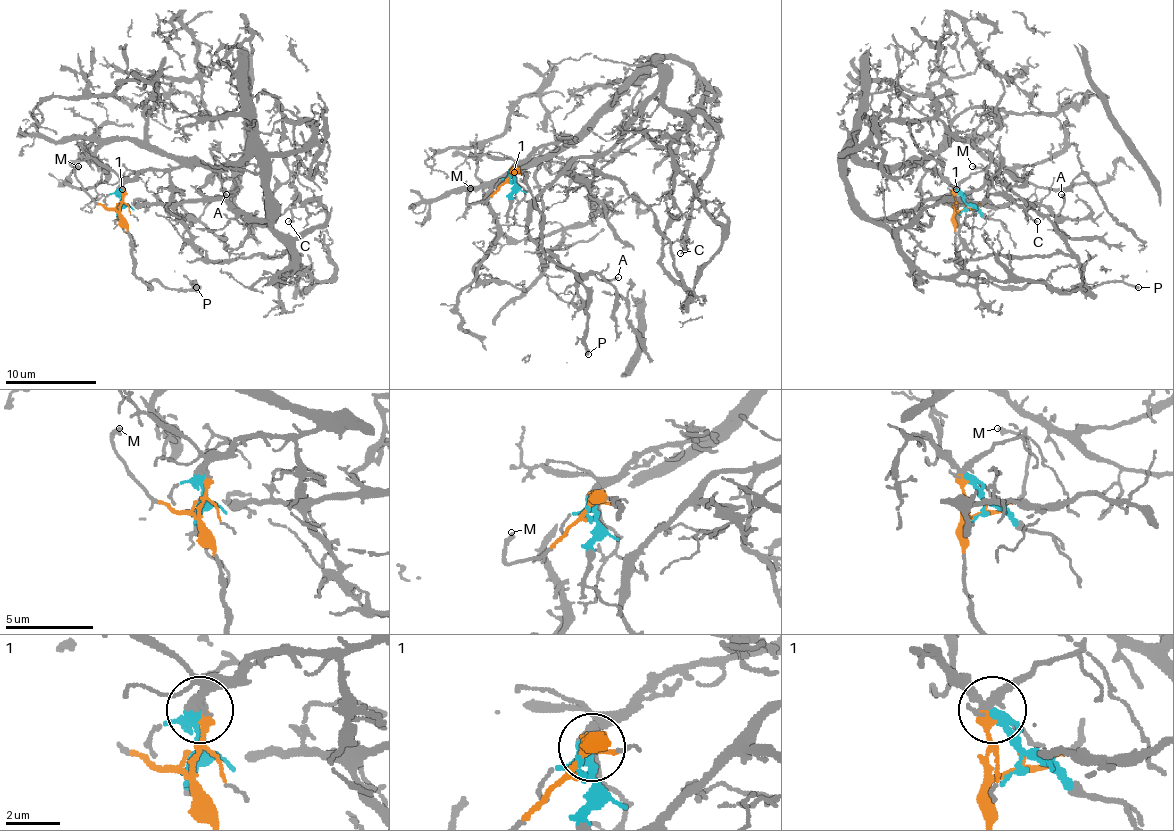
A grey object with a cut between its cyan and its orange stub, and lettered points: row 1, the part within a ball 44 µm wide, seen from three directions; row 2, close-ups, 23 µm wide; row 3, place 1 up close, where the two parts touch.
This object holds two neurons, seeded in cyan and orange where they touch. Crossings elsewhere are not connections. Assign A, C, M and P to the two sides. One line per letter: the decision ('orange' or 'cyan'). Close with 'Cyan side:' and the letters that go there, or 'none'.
A: cyan
C: cyan
M: orange
P: orange
Cyan side: A, C

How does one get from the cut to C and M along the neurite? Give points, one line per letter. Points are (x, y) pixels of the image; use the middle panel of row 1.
C: (509, 178), (550, 143), (575, 139), (650, 62), (664, 77), (670, 109), (700, 112), (718, 130), (679, 253)
M: (509, 178), (479, 203), (468, 205), (470, 189)

